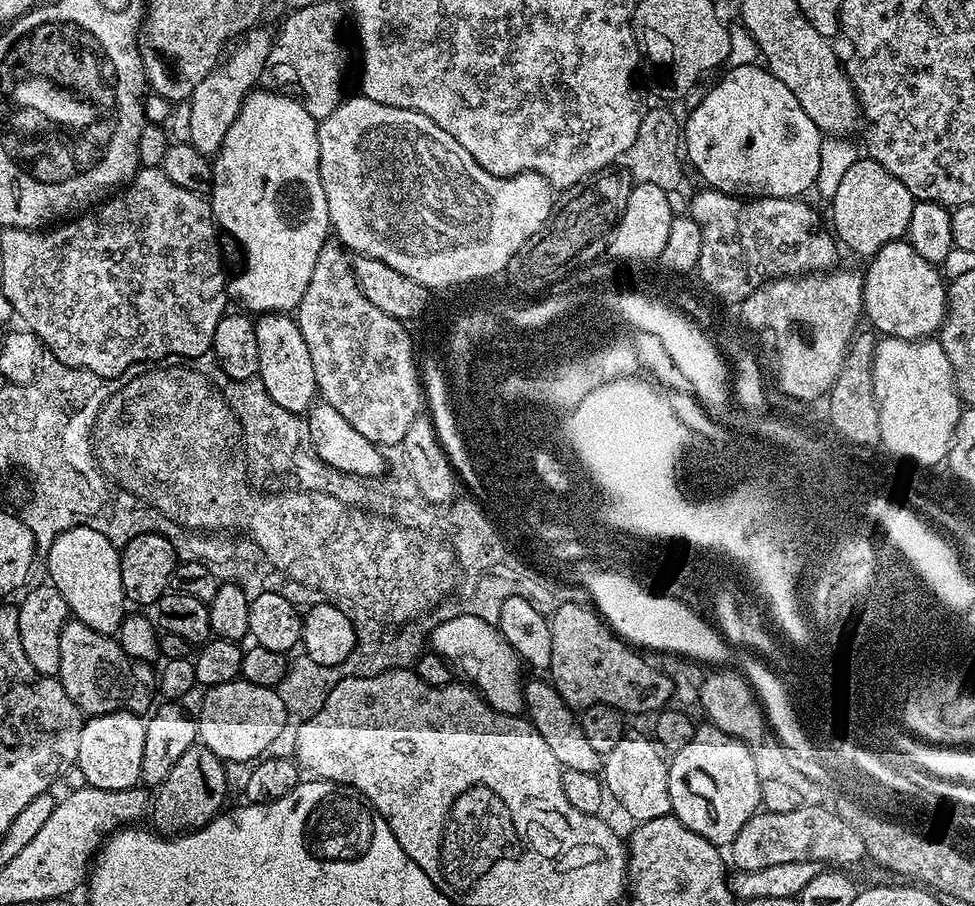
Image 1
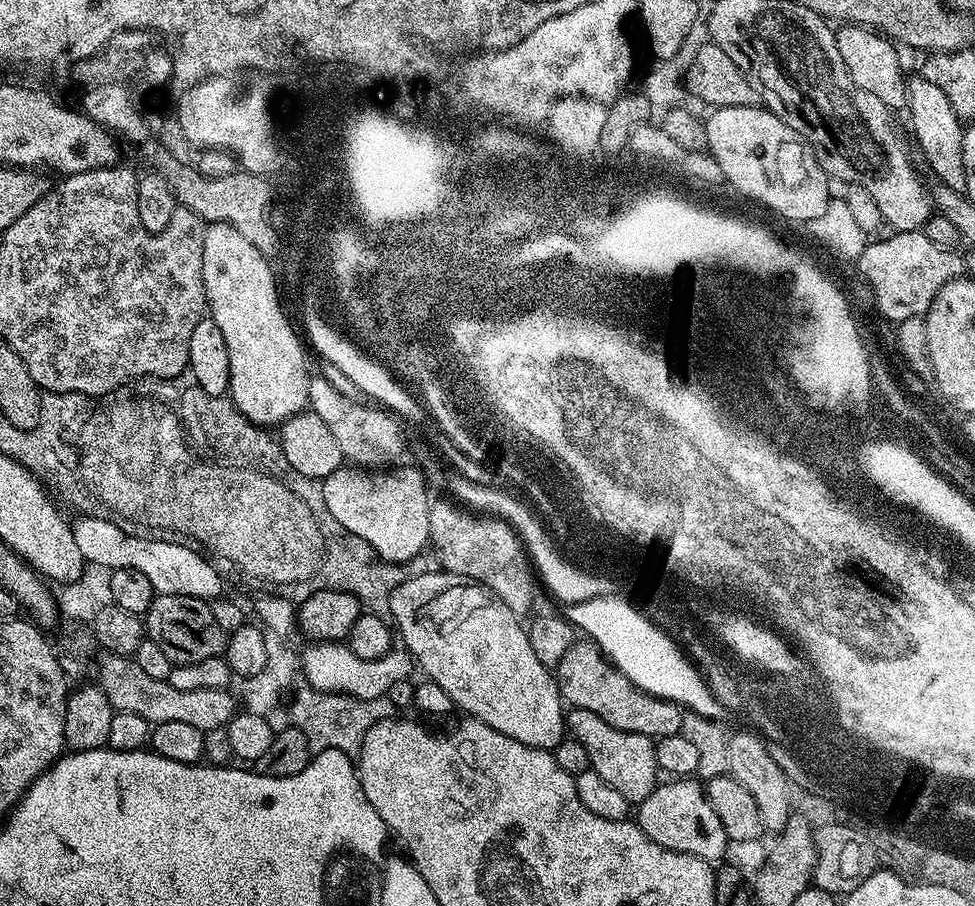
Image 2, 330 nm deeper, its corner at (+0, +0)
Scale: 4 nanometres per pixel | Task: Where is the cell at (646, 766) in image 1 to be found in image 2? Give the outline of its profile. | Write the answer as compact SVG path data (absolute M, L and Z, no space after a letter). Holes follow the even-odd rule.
M569 707L566 712L566 732L571 739L582 742L582 746L586 746L586 754L590 754L592 763L591 771L602 774L603 780L610 782L610 786L614 786L614 790L618 790L618 794L622 794L622 798L626 798L629 805L639 806L656 789L658 769L656 766L656 740L653 737L618 730L614 726L610 726L610 722L602 722L602 718L598 718L598 714L574 707Z

